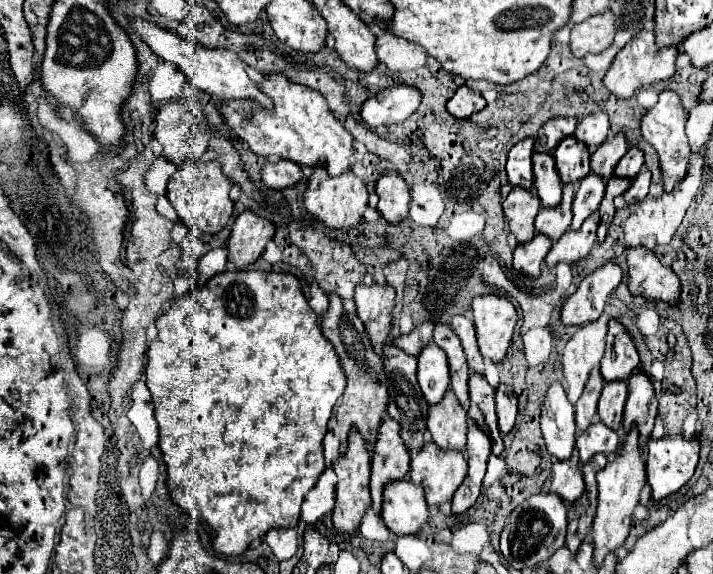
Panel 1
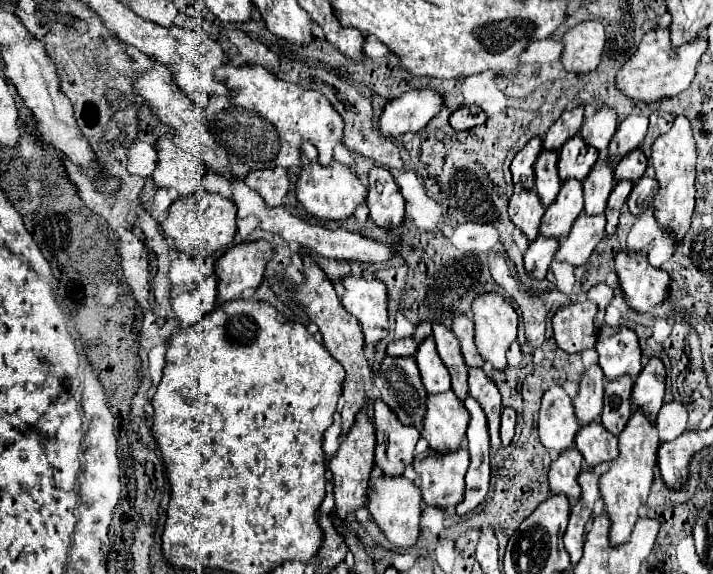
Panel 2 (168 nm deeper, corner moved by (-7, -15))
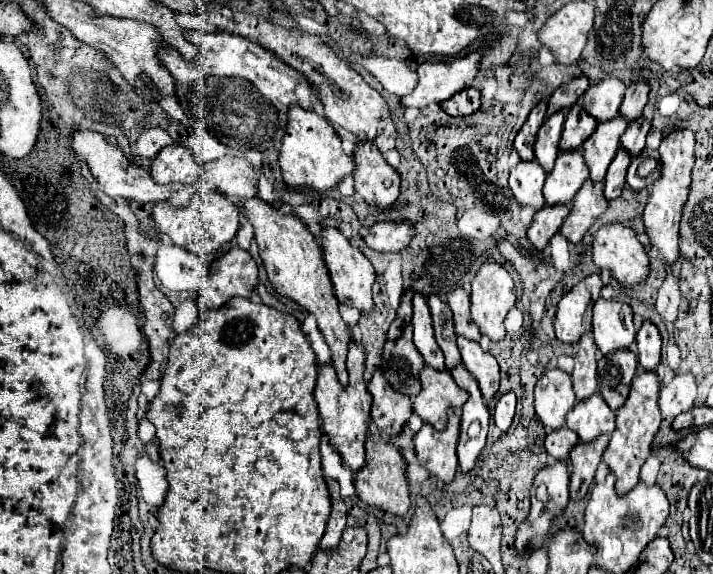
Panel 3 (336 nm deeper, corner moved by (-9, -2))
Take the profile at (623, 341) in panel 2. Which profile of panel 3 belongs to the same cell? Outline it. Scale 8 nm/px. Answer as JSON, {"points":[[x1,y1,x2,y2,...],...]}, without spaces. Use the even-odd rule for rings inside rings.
{"points":[[599,298,593,306,593,334,601,354,631,348,637,334,631,308,623,302]]}

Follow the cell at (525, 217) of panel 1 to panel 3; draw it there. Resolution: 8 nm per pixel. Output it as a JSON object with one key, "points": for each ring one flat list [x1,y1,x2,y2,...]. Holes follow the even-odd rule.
{"points":[[535,160,519,162,515,170,509,174,509,188,521,206,531,206,535,210,541,210,545,206,543,200,545,178,547,178,545,170,541,170,541,166]]}

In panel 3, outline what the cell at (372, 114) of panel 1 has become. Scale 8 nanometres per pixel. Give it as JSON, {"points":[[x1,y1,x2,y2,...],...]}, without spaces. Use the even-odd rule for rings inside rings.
{"points":[[473,52,451,62,423,62,417,68,419,82,415,90,401,98,403,108,425,108,433,102,443,102,461,92,477,74,477,64,483,52]]}

